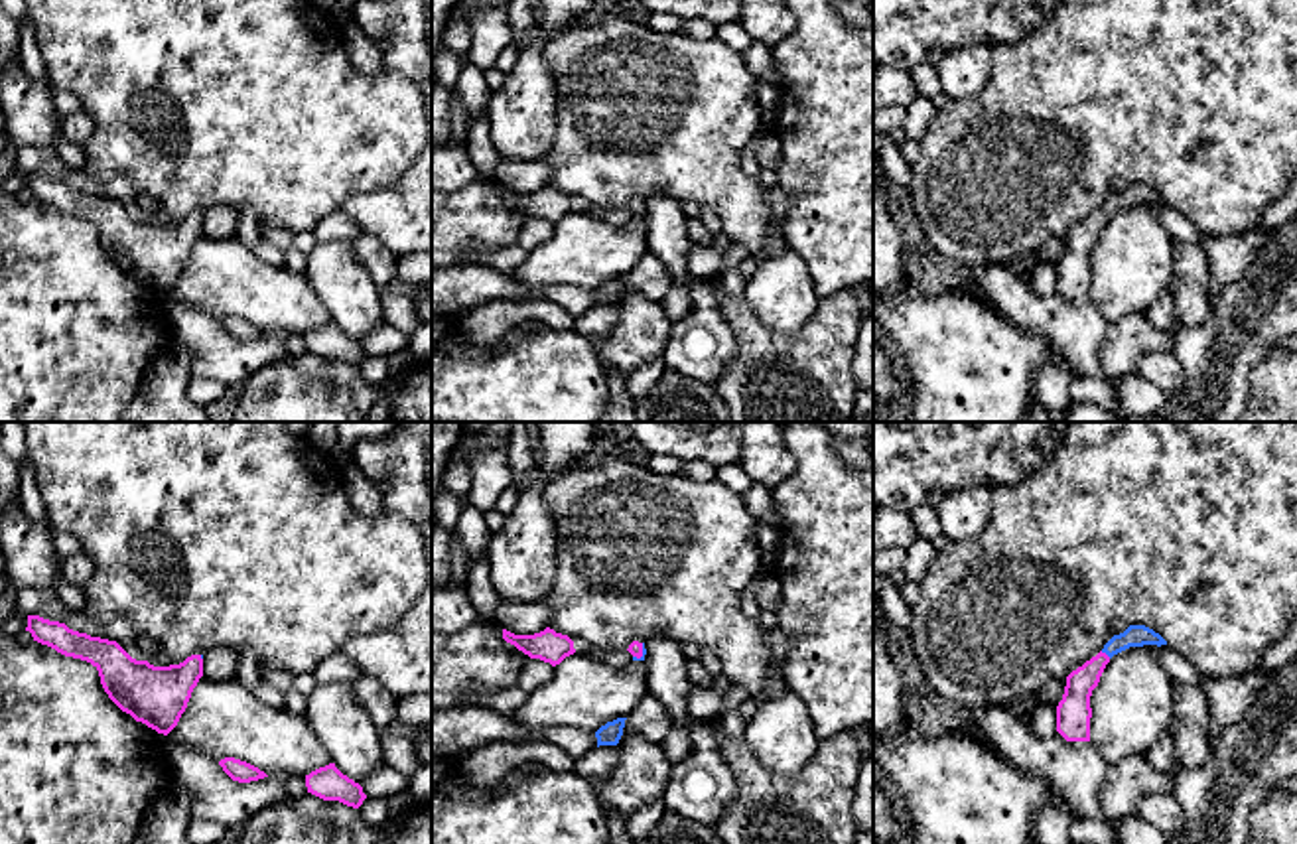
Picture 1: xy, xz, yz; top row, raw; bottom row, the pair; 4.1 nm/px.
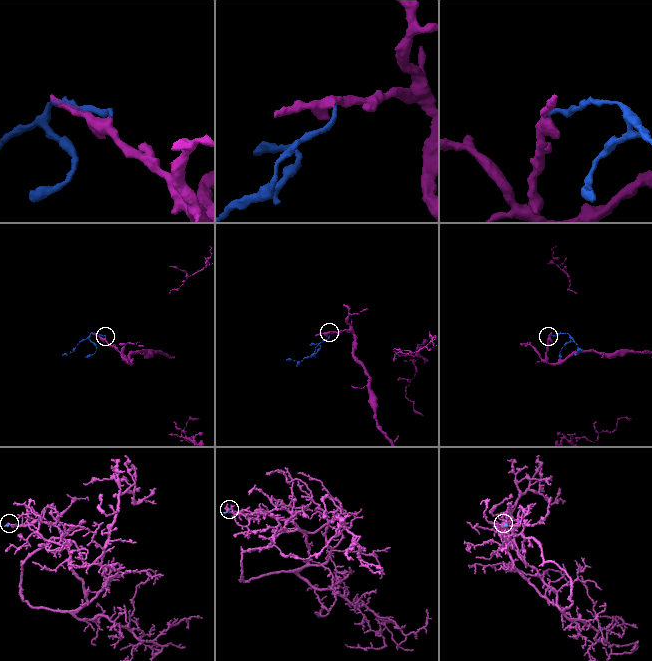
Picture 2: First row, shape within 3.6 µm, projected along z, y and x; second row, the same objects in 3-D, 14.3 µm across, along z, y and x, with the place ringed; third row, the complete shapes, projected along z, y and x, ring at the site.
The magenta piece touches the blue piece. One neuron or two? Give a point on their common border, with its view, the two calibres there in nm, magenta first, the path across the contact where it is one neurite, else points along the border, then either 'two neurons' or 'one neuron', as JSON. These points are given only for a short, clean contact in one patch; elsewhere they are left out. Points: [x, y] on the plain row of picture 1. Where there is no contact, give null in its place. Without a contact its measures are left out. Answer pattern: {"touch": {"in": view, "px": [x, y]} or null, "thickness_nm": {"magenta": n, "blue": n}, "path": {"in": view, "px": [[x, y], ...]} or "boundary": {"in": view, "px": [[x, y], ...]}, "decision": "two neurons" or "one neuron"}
{"touch": {"in": "yz", "px": [1104, 211]}, "thickness_nm": {"magenta": 130, "blue": 100}, "path": {"in": "yz", "px": [[1075, 265], [1079, 243], [1104, 211], [1136, 194]]}, "decision": "one neuron"}

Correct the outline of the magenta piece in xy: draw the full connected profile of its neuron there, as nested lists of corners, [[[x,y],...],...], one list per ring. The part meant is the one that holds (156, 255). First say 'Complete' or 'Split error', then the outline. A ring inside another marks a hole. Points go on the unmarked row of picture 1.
Complete. [[[28,174],[26,189],[65,215],[91,221],[108,256],[136,280],[164,294],[177,284],[203,235],[201,213],[191,213],[179,223],[154,225],[132,217],[116,199],[91,195],[39,174]]]

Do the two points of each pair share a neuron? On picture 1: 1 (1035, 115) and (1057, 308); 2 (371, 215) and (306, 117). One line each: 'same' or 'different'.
1: different
2: different

